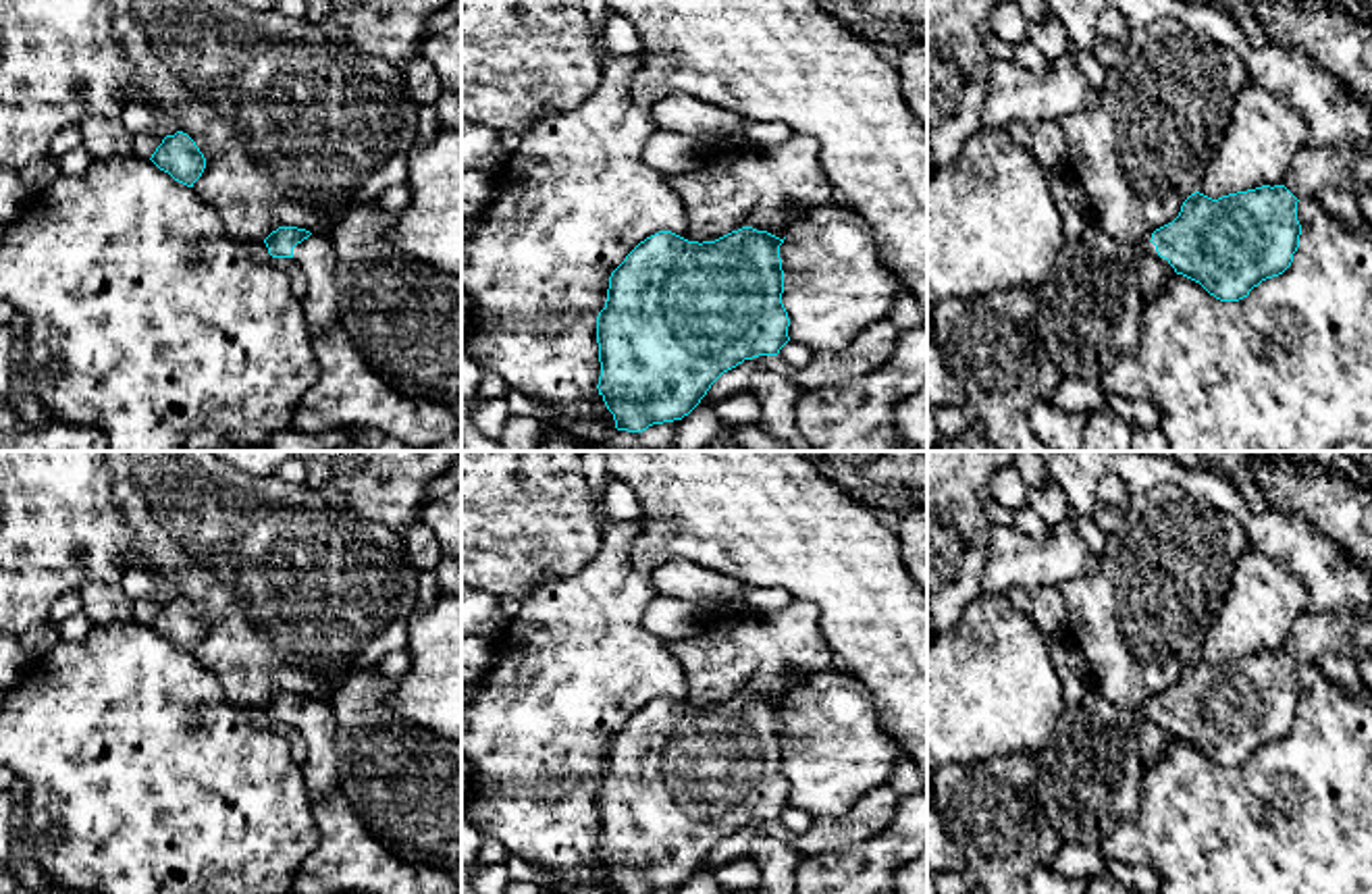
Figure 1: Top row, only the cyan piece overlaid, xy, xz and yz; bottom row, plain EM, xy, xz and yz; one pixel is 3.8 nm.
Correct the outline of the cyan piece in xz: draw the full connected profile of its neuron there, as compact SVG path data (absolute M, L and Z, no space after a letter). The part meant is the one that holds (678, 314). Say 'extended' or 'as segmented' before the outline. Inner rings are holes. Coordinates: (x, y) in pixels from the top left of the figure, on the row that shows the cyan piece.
as segmented | M753 227L703 243L659 231L626 256L609 277L607 301L597 316L597 389L617 430L642 432L682 420L723 372L744 360L780 353L790 341L782 243Z

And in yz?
extended | M1285 185L1218 200L1195 191L1172 222L1131 247L1089 222L1035 287L1035 331L1062 378L1102 380L1114 358L1139 345L1141 256L1160 256L1216 299L1239 301L1291 266L1301 235L1297 202Z

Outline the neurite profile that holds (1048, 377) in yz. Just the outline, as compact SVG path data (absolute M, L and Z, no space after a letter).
M1041 341L1037 343L1035 362L1037 362L1035 391L1039 397L1052 399L1052 395L1056 393L1056 389L1062 380L1062 374L1056 368L1056 364L1052 362L1052 358Z

